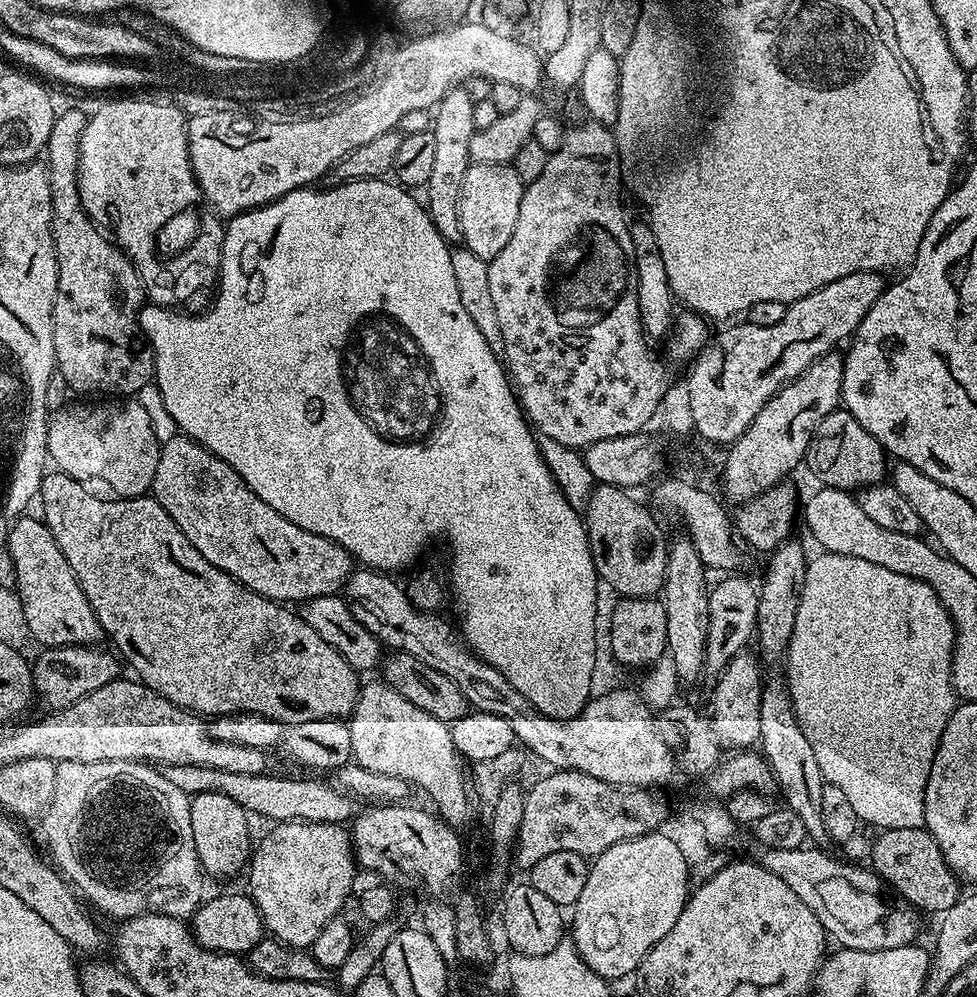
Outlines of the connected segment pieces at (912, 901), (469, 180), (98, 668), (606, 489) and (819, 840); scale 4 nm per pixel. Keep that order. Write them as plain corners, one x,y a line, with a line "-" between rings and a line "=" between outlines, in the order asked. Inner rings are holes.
886,828
877,836
880,837
872,844
871,871
875,872
889,889
892,887
905,905
911,906
920,914
942,914
960,899
961,881
950,870
942,850
938,850
938,842
934,842
927,828
=
469,163
466,178
462,182
462,194
458,198
458,222
463,247
469,248
479,260
491,262
495,256
502,254
506,242
510,242
510,234
514,234
514,222
518,222
518,206
522,202
525,187
509,165
=
67,644
64,648
44,648
41,651
41,656
32,664
32,686
39,702
41,700
45,704
45,709
70,706
78,702
78,698
86,698
86,694
99,690
101,686
106,686
106,682
121,675
122,664
117,653
100,647
=
596,484
592,493
588,495
588,502
582,509
584,528
588,532
590,550
594,558
597,577
604,580
620,598
652,598
663,589
666,578
666,558
668,557
669,541
664,540
664,532
656,525
657,517
647,503
639,504
631,491
610,486
=
783,671
767,673
762,690
762,730
760,731
759,747
762,755
776,776
778,792
784,795
783,803
798,818
802,818
802,826
806,826
808,840
813,845
824,846
830,840
826,830
826,822
822,822
822,790
824,775
818,770
818,758
814,758
814,750
806,734
802,734
802,726
796,717
796,711
790,698
788,682

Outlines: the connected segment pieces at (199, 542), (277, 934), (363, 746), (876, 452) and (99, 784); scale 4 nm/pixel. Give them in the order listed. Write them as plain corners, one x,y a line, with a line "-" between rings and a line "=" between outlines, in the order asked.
177,434
172,441
166,441
160,449
158,466
150,489
151,495
170,514
186,538
218,570
230,574
240,584
277,602
303,602
312,598
335,596
344,587
344,583
354,571
352,555
341,544
335,544
330,538
310,534
294,526
278,510
266,506
250,486
222,458
218,458
208,448
203,448
197,440
183,434
=
285,820
277,823
255,845
246,868
248,876
247,895
258,906
260,917
269,937
289,944
291,948
311,949
322,926
345,910
344,903
352,892
358,865
352,851
352,838
347,827
339,824
310,824
303,820
=
377,682
377,684
365,683
360,689
360,697
356,700
356,709
352,711
350,723
348,724
350,730
350,746
352,747
352,760
355,763
361,764
366,770
374,770
374,774
390,774
390,778
402,778
409,786
421,788
430,799
436,803
435,811
438,813
440,819
445,820
447,824
452,825
453,828
463,829
463,824
468,820
468,796
470,800
470,788
466,783
464,785
464,776
466,780
466,772
460,769
462,765
462,757
456,751
454,746
454,738
452,737
452,729
447,724
443,724
438,718
434,718
434,714
426,714
426,710
418,710
418,706
414,706
414,702
410,702
407,698
402,698
402,694
398,694
398,690
394,690
386,683
=
837,410
826,414
822,422
812,432
812,441
808,447
806,468
825,488
841,490
859,490
881,483
886,476
886,453
884,447
846,410
=
62,762
56,765
54,798
42,817
44,836
52,847
55,867
75,885
85,901
92,900
93,909
101,908
106,915
120,920
145,916
147,912
188,918
206,896
206,876
200,867
198,850
194,850
194,830
190,830
191,805
186,793
166,782
163,771
147,762

